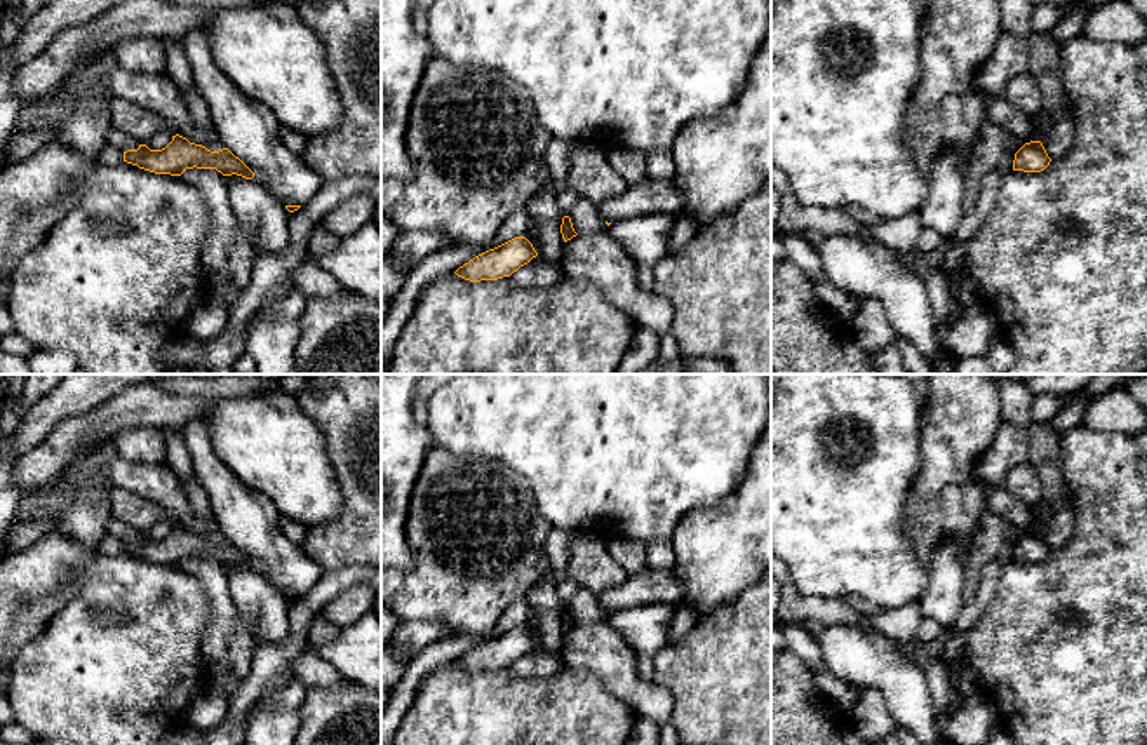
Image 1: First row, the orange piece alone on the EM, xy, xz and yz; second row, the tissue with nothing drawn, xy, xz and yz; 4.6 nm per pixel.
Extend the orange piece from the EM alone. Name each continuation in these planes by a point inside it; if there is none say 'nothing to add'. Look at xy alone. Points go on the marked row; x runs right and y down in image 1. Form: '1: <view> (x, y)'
nothing to add

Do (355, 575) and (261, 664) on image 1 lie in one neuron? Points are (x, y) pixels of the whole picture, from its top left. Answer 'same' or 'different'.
same

